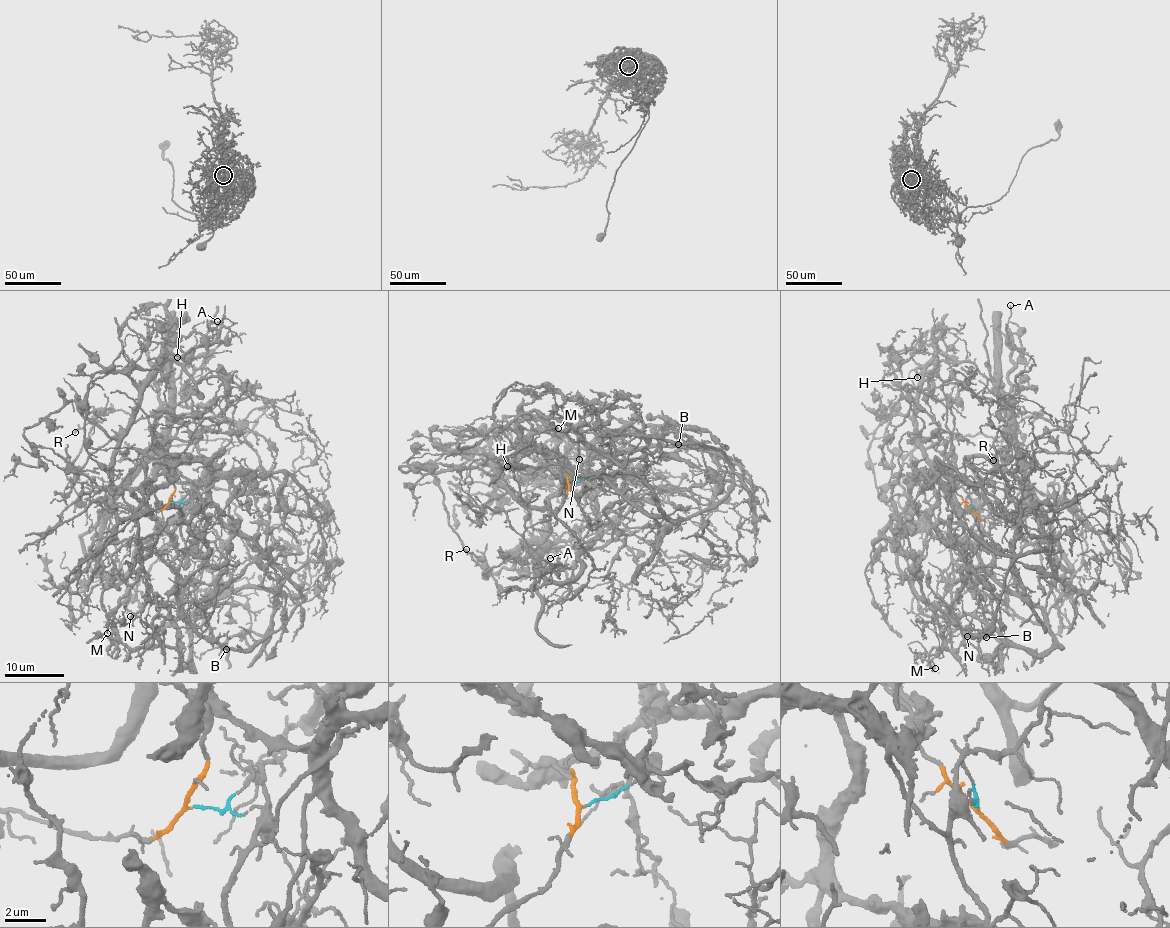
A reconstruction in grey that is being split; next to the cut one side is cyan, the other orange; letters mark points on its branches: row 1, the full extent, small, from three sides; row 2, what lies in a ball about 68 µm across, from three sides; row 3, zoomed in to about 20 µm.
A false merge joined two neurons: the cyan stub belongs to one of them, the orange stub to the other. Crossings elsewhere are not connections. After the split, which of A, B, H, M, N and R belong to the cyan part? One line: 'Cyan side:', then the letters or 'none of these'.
Cyan side: B, M, N

